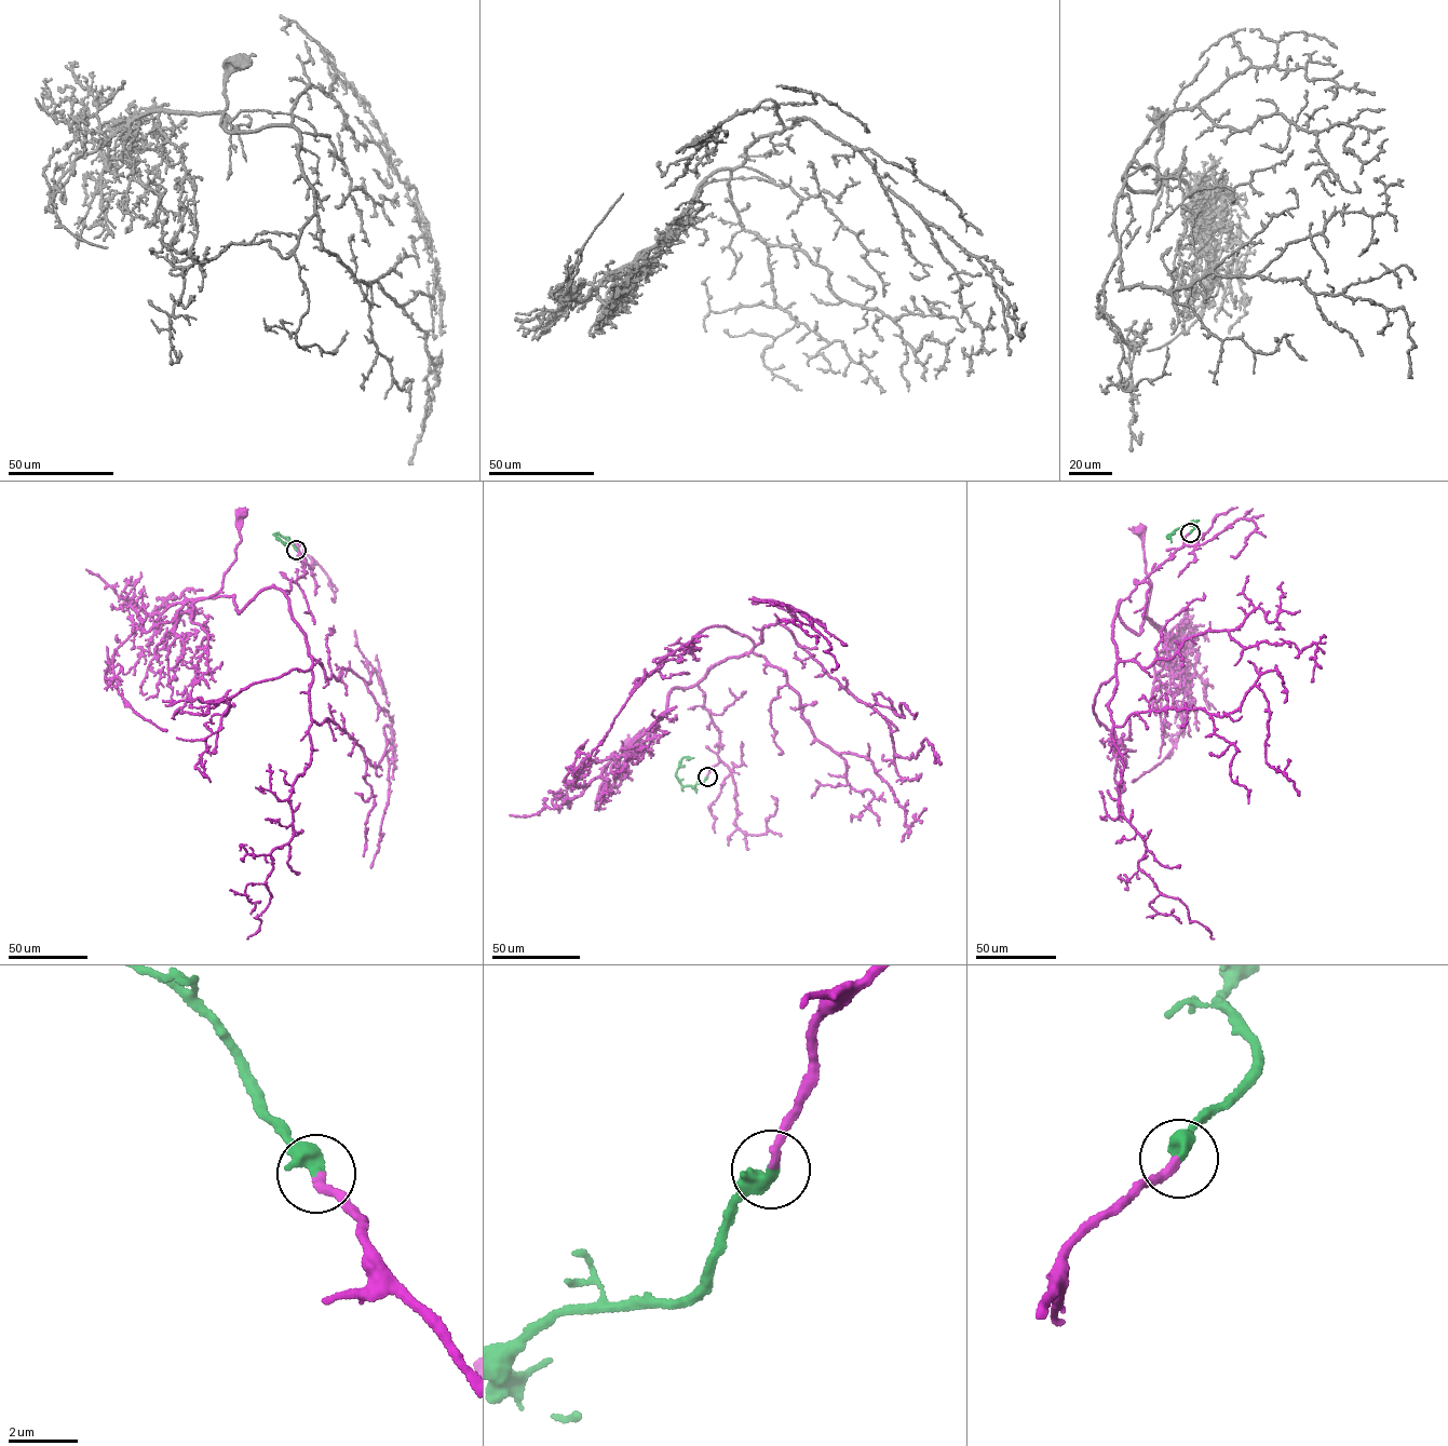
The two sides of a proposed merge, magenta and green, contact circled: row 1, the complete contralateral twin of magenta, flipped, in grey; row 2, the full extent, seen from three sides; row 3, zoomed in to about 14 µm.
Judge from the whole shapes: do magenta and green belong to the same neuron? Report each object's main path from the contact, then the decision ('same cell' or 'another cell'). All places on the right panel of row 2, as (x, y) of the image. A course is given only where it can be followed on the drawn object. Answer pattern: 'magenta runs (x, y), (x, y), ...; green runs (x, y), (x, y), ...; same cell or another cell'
magenta runs (1190, 532), (1118, 604), (1125, 626), (1139, 634), (1145, 616), (1154, 624), (1146, 617), (1151, 585), (1139, 530); green runs (1190, 532), (1192, 524), (1186, 524), (1166, 536), (1171, 542); same cell

